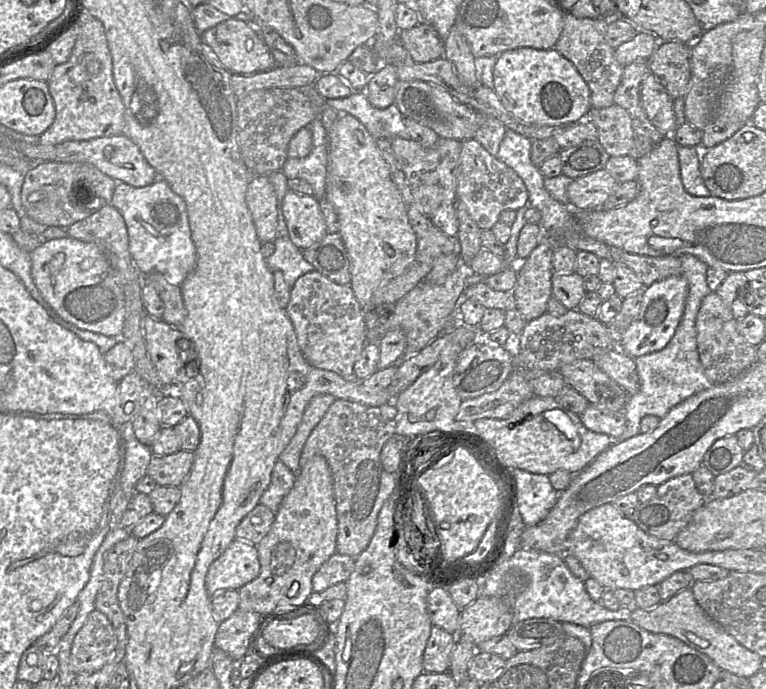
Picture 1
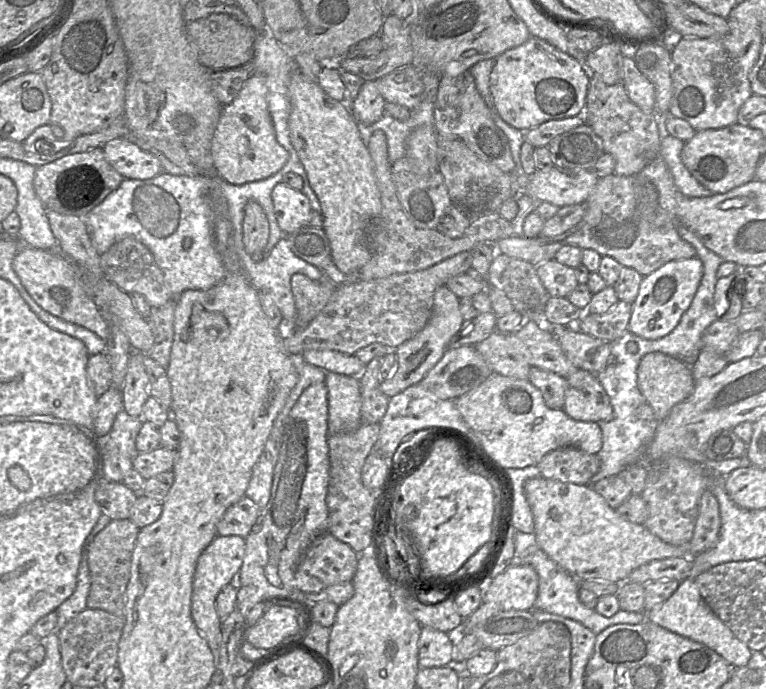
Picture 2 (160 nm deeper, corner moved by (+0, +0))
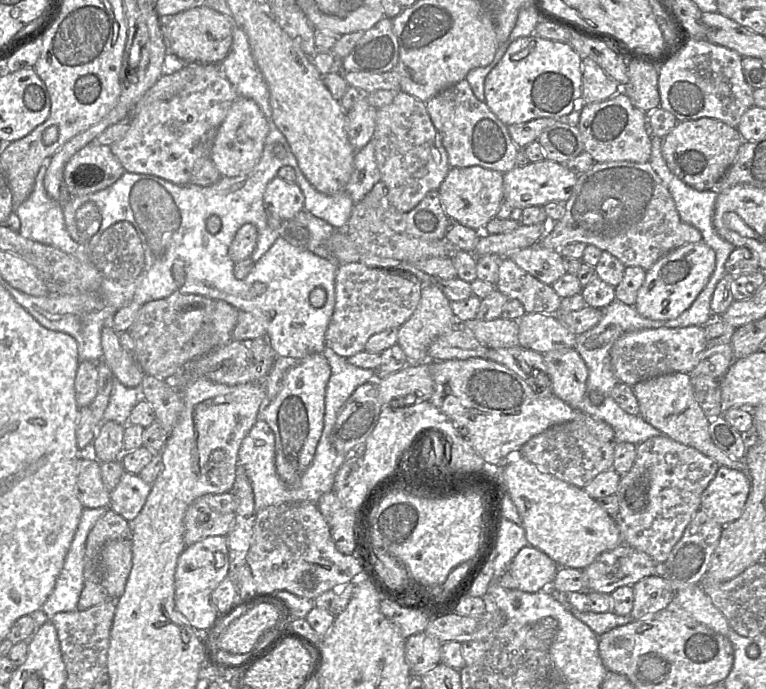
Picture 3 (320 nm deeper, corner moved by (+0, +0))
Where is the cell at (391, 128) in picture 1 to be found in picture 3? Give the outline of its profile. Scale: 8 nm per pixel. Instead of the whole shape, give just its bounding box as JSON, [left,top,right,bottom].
[346,139,380,203]

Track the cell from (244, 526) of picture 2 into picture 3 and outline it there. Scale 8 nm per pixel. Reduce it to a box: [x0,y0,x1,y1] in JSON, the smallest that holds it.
[184,491,237,547]

